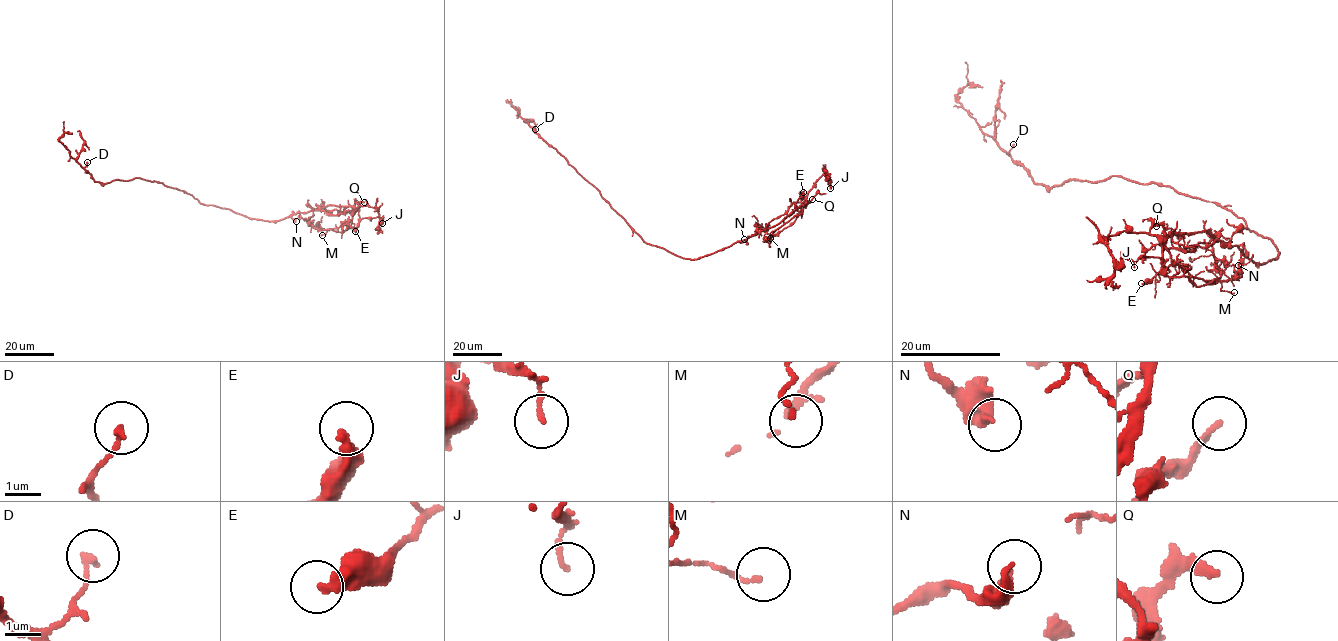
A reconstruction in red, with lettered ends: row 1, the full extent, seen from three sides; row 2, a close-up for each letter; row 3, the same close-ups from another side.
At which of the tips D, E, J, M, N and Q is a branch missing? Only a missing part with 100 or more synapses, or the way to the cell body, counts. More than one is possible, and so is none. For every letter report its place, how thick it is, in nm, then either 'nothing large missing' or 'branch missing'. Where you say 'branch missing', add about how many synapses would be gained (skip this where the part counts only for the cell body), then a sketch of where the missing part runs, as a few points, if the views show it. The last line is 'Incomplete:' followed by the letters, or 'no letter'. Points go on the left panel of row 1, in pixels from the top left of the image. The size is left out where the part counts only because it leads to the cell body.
D: at (87, 162); 160 nm thick; nothing large missing
E: at (355, 231); 400 nm thick; nothing large missing
J: at (382, 223); 140 nm thick; nothing large missing
M: at (322, 235); 110 nm thick; nothing large missing
N: at (296, 221); 240 nm thick; nothing large missing
Q: at (364, 202); 200 nm thick; nothing large missing
Incomplete: no letter

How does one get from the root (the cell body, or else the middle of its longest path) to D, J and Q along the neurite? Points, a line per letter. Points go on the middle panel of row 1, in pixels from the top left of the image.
D: (664, 249), (647, 244), (600, 192), (535, 129)
J: (664, 249), (684, 259), (707, 256), (780, 223), (804, 203), (807, 192), (823, 174), (830, 180), (830, 188)
Q: (664, 249), (684, 259), (707, 256), (778, 224), (812, 199)

